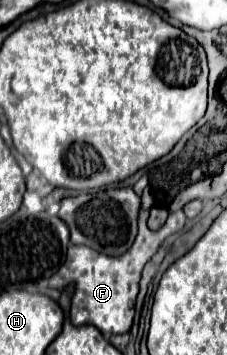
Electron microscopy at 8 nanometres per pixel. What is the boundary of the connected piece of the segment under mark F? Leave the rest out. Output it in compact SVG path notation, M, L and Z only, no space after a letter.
M140 210L138 214L138 234L134 244L124 252L122 256L106 256L100 254L98 250L92 250L88 246L70 246L68 248L68 258L62 264L62 268L50 278L50 286L56 290L64 290L66 286L74 286L74 294L70 300L70 320L74 326L80 324L92 324L96 326L104 336L112 334L124 334L130 330L134 318L134 304L136 304L136 294L138 294L138 282L140 282L140 272L144 264L156 254L158 246L174 232L182 230L186 224L186 216L182 210L174 212L168 216L166 224L152 232L146 226L148 212Z

